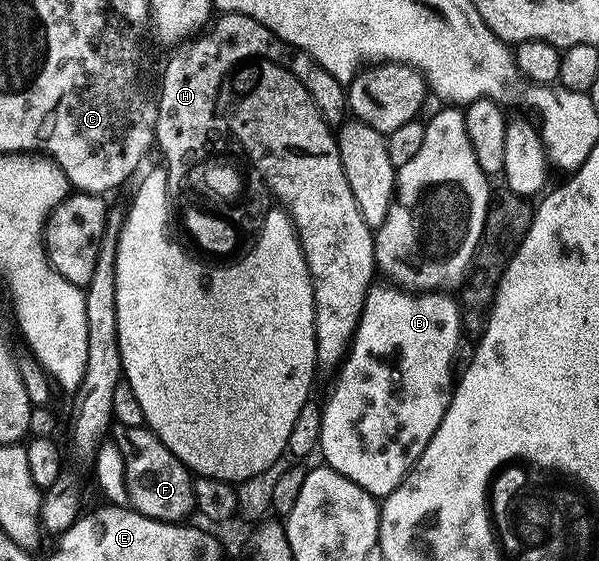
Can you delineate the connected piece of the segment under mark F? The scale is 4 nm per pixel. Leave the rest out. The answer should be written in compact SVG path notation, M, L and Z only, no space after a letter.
M114 423L111 428L111 443L123 454L123 466L125 467L125 485L129 495L129 504L133 511L143 514L147 518L156 520L168 520L170 522L181 522L190 511L194 511L193 482L191 475L185 464L170 450L156 434L147 426L132 428Z

